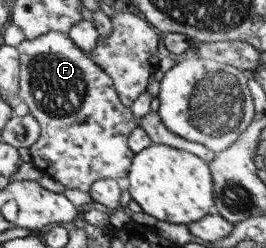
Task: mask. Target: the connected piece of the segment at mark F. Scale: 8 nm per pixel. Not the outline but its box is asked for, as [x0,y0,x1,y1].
[17,31,139,193]

